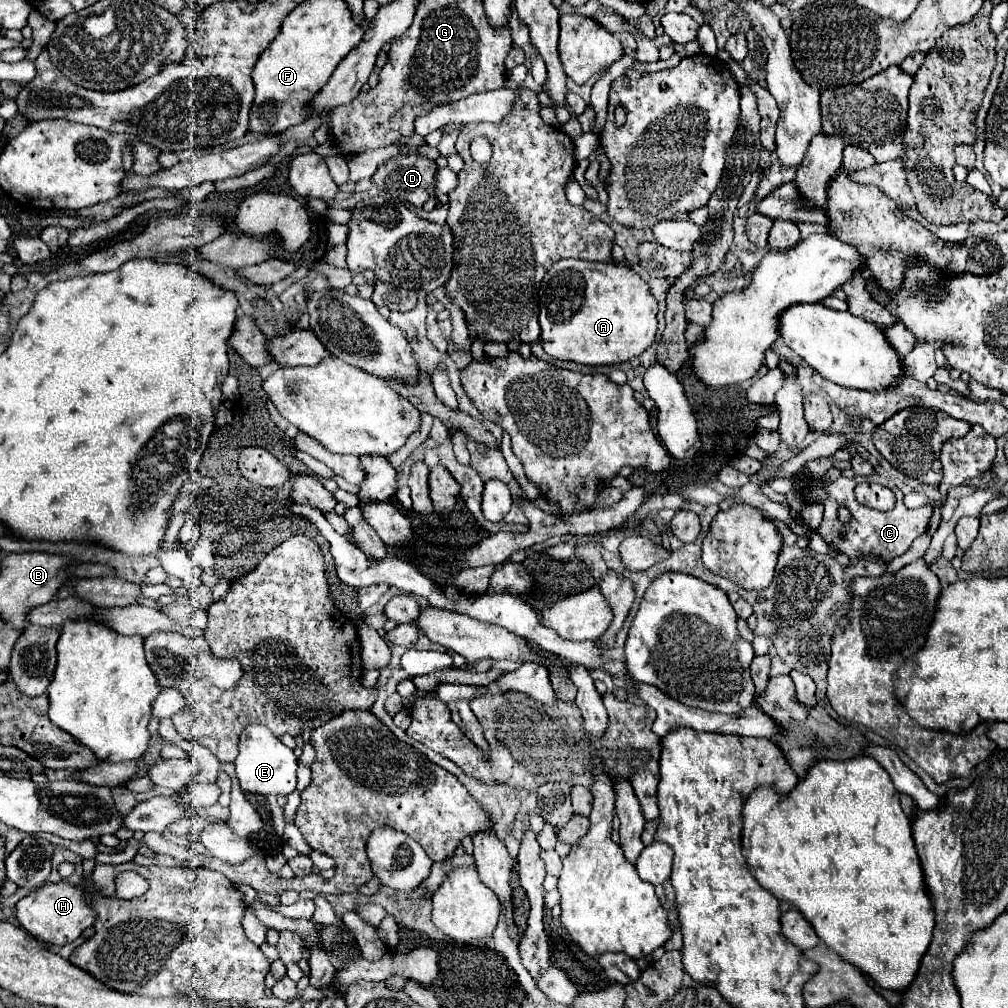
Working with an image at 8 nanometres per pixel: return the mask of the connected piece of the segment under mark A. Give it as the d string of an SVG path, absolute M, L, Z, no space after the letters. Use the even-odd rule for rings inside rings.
M562 259L546 271L542 287L538 291L538 301L542 327L540 341L548 357L560 361L574 361L580 365L618 365L632 361L654 343L658 305L648 289L648 283L628 265Z

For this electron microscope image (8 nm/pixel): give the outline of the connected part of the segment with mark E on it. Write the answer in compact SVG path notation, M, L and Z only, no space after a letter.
M256 725L256 727L246 727L244 733L240 735L238 743L238 757L234 761L236 765L236 779L240 781L240 789L244 793L256 793L256 795L290 795L296 787L296 769L298 769L298 759L288 749L276 735L270 733L270 729Z

